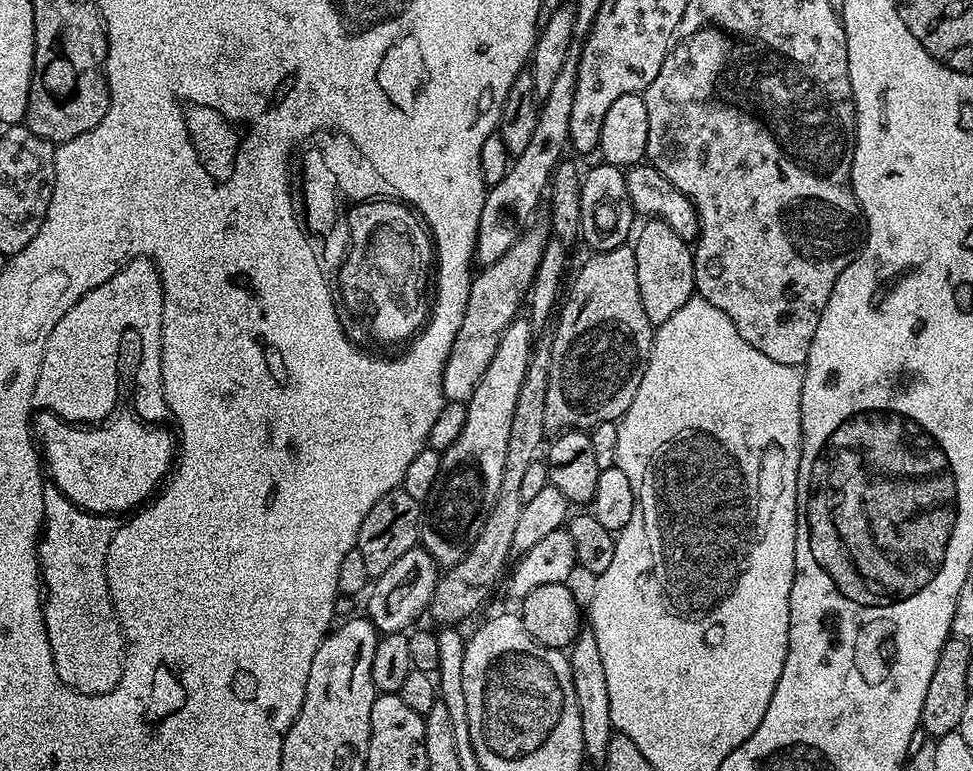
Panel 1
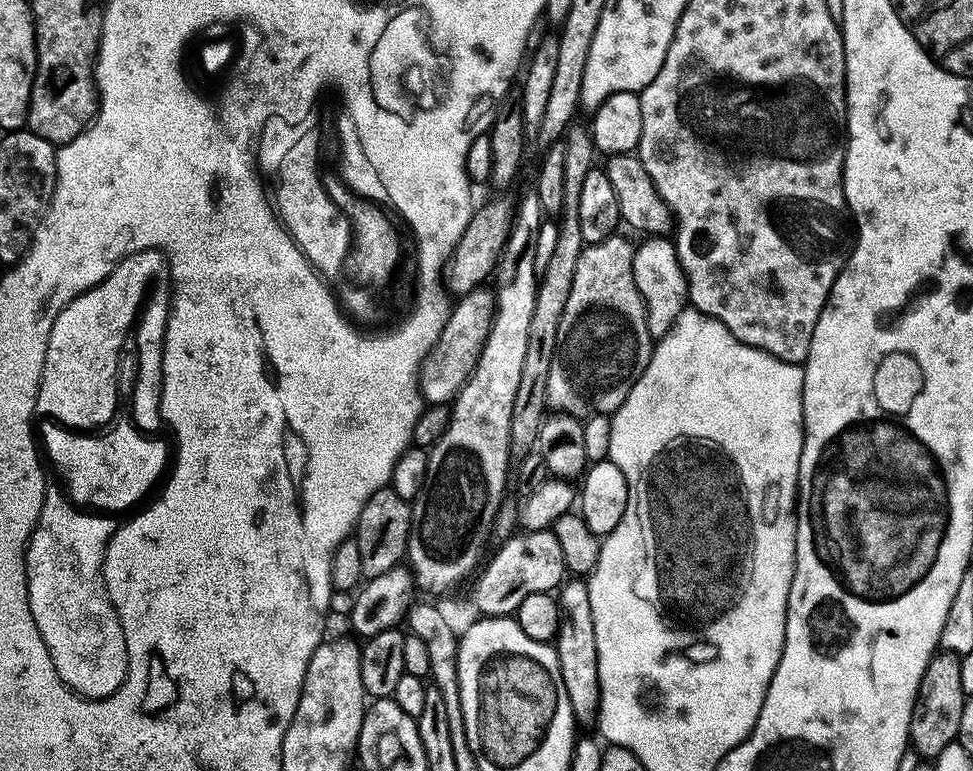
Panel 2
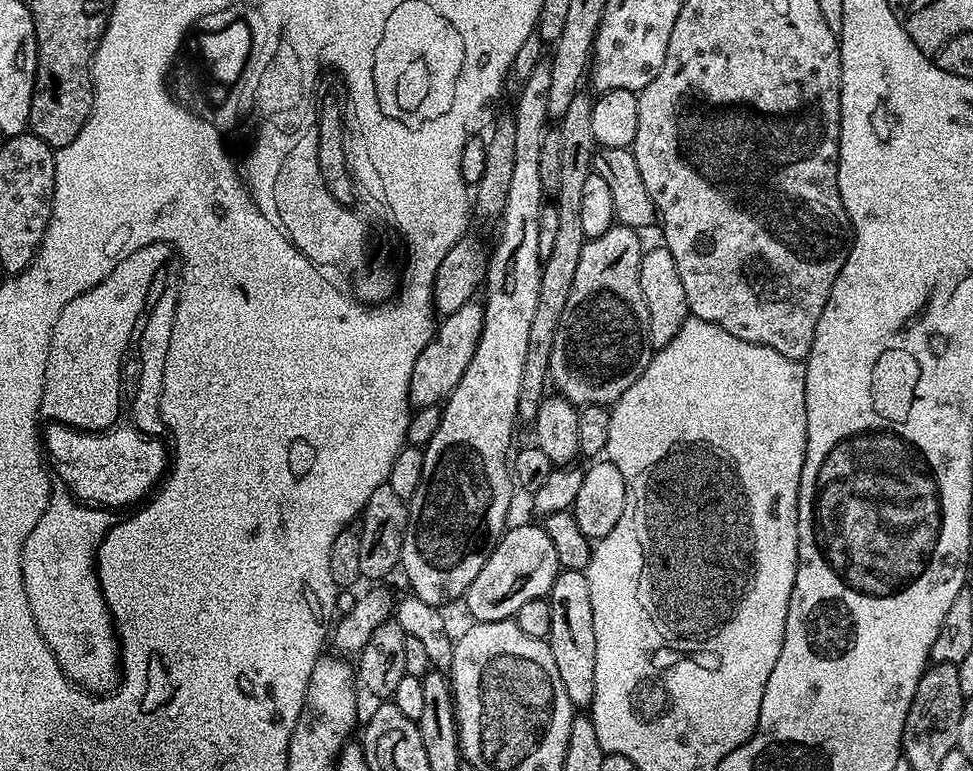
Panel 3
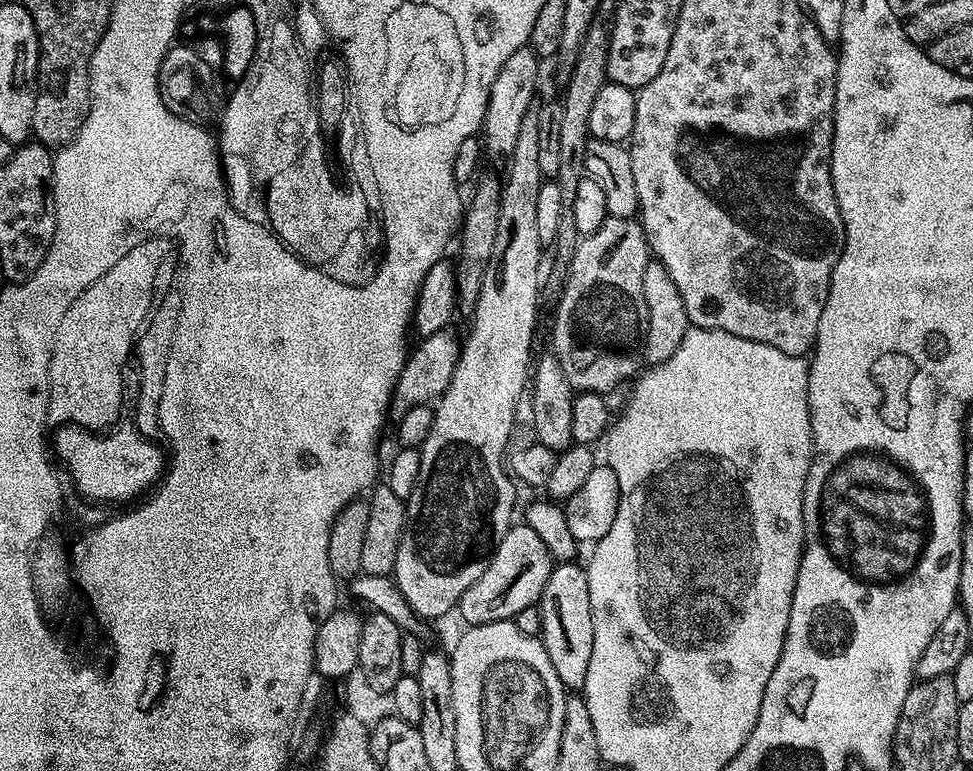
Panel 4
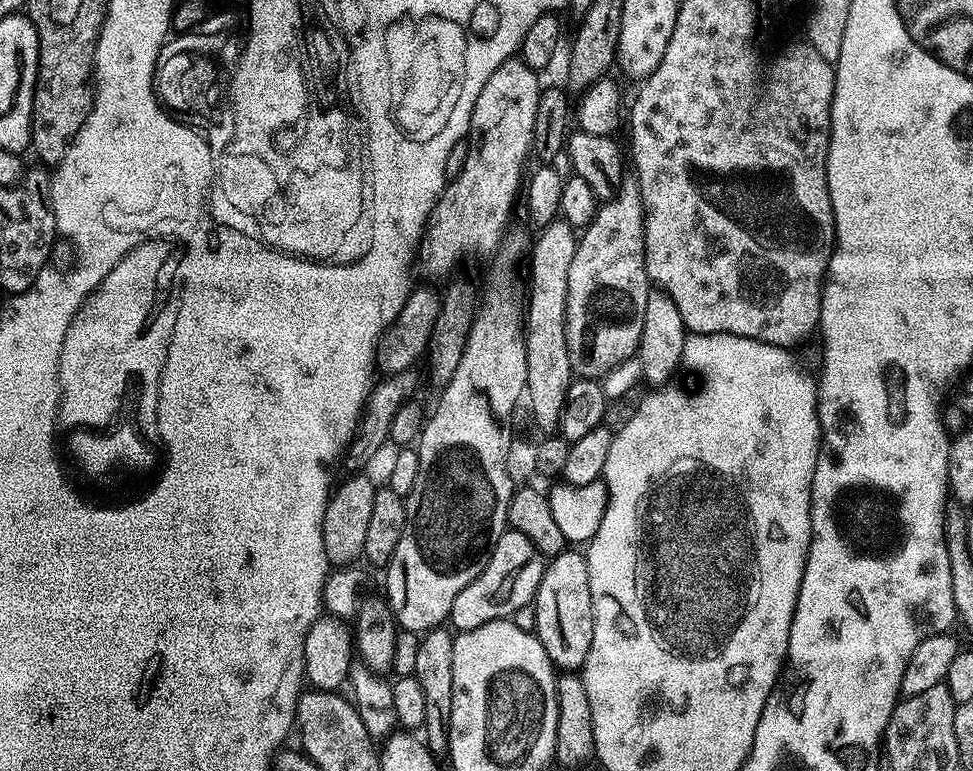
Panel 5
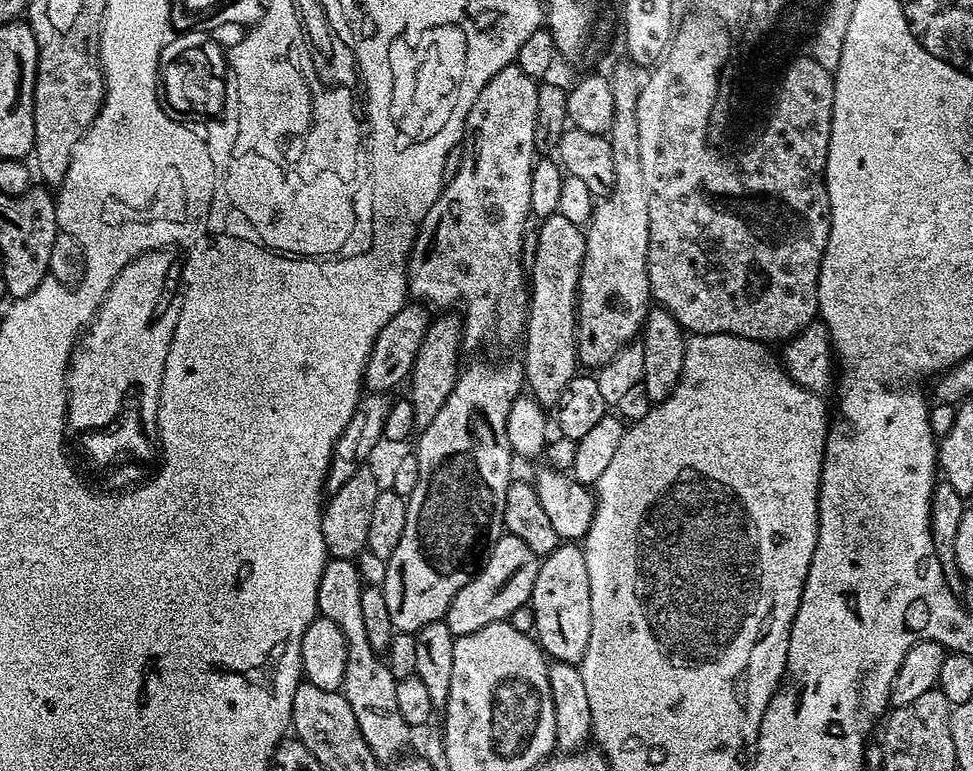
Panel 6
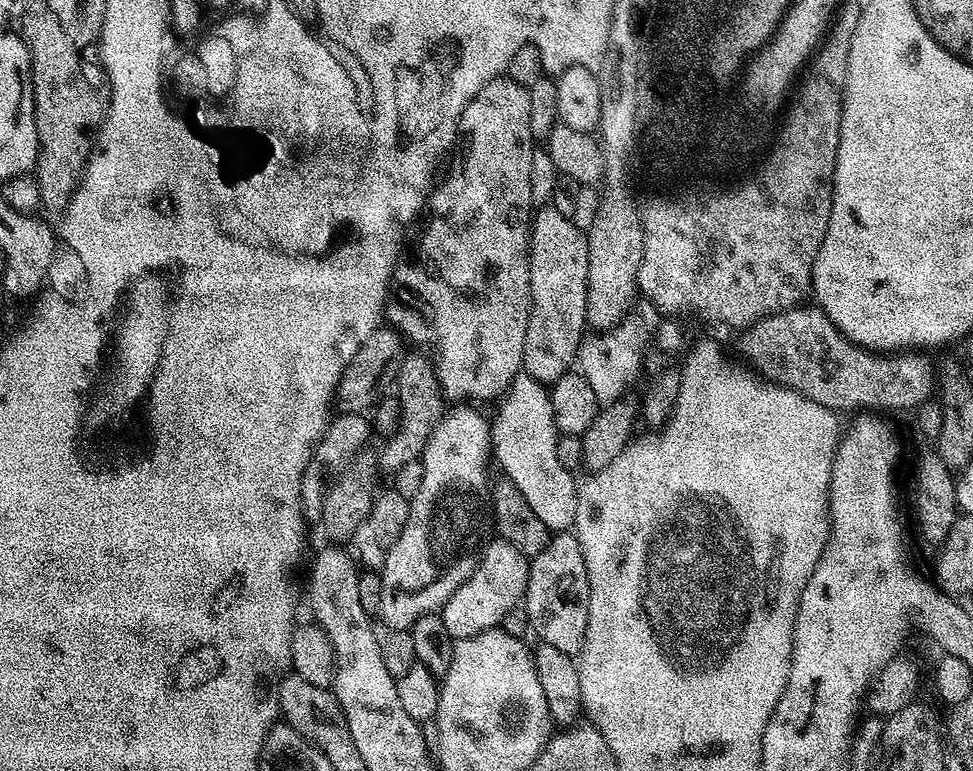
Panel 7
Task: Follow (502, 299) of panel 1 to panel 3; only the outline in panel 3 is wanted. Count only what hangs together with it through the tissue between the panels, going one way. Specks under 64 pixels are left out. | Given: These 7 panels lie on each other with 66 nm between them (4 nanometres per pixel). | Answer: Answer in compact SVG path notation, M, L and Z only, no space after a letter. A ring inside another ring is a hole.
M466 303L458 310L454 310L454 314L443 317L439 324L435 329L436 337L425 343L422 354L418 354L418 362L414 362L414 370L410 374L408 398L413 405L421 408L447 401L448 395L458 386L462 374L466 374L466 366L470 366L470 358L474 358L474 350L482 334L483 303ZM439 324L440 329L438 329Z

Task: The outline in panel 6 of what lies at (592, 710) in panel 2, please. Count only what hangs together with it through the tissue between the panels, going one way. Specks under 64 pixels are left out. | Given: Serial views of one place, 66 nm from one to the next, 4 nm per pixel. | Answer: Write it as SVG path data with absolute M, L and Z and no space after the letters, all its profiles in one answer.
M562 542L549 556L543 557L538 570L538 578L534 578L532 591L532 613L536 619L534 629L535 639L538 641L545 657L579 665L586 654L586 646L590 646L590 574L586 574L586 558L584 549L576 542Z

